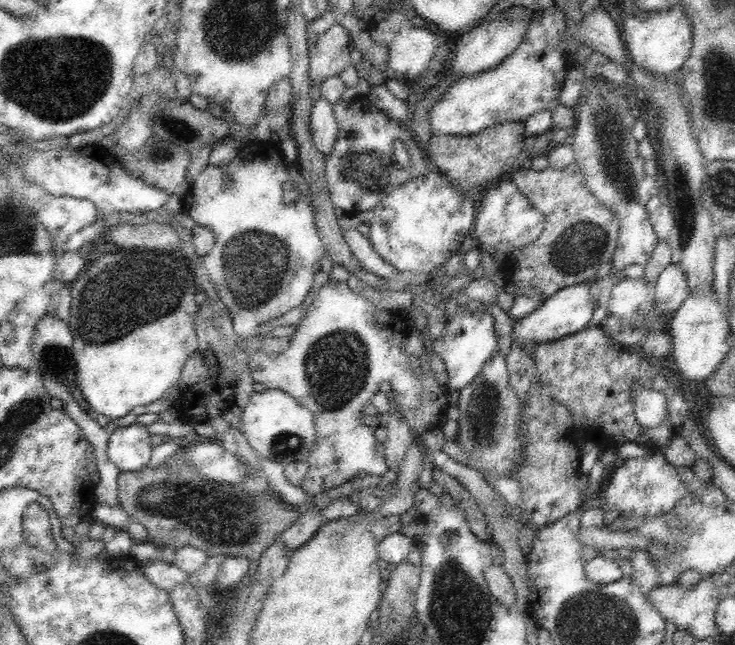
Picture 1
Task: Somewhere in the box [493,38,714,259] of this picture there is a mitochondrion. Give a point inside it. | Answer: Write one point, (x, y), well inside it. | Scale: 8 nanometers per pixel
(617, 170)

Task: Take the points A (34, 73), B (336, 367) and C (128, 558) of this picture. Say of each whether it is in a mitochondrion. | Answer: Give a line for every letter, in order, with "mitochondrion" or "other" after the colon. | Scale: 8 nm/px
A: mitochondrion
B: mitochondrion
C: other

